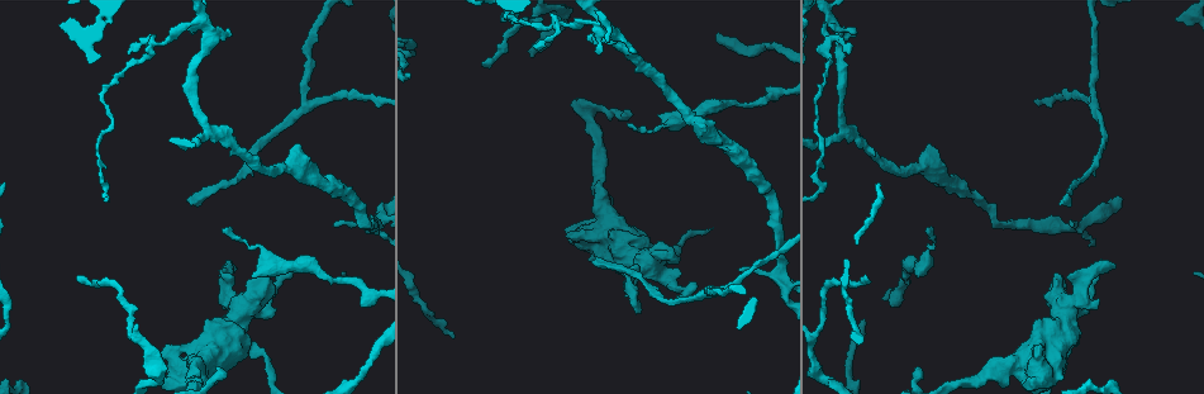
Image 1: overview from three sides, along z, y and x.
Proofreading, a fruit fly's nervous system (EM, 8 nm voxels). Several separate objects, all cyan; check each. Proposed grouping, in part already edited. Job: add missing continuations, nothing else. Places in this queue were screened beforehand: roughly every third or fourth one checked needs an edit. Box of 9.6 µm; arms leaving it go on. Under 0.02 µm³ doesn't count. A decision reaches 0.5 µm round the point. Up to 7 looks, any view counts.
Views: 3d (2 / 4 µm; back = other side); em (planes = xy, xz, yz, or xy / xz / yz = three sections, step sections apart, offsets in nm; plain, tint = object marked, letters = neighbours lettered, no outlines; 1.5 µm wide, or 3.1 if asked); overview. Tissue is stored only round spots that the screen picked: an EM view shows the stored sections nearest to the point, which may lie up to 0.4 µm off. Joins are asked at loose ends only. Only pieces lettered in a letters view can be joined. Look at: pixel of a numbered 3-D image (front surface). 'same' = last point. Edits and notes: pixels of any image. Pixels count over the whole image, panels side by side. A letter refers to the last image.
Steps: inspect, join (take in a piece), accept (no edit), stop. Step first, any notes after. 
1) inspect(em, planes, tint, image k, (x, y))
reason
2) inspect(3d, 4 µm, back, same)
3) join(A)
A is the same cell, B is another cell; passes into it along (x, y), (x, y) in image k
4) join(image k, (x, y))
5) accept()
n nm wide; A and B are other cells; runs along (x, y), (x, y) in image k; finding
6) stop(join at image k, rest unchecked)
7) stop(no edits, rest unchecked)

inspect(3d, 2 µm, image 1, (927, 231))
thin end

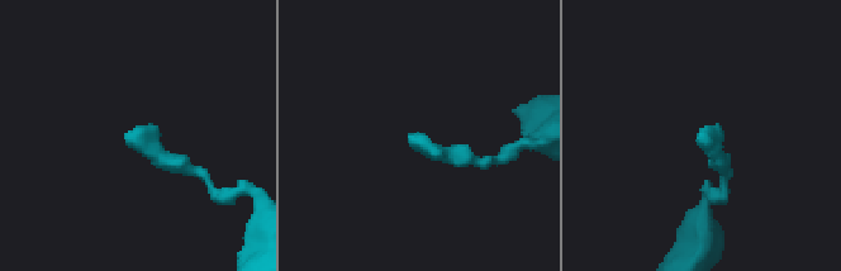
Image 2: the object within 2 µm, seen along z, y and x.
inspect(em, xz, step 8, letters, image 2, (125, 136))
need the tissue

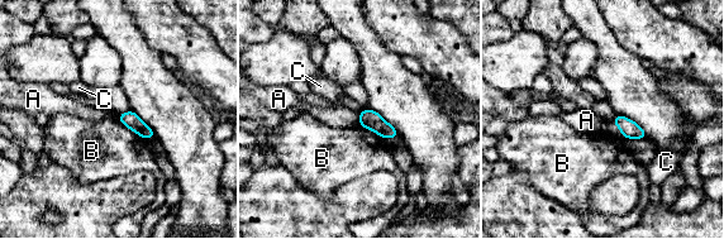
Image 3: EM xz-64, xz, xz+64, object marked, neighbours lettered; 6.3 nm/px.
accept()
A, B and C are other cells; border along (357, 114), (360, 124) in image 3; none of them fits

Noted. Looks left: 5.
inspect(em, xy, step 4, letters, image 1, (481, 64))
free end

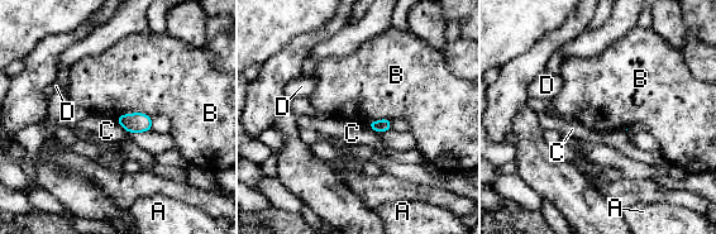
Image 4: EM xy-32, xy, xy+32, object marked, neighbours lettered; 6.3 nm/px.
accept()
A, B, C and D are other cells; border along (366, 125), (380, 133) in image 4; none of them fits

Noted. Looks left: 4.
inspect(em, planes, plain, image 1, (535, 44))
thin end

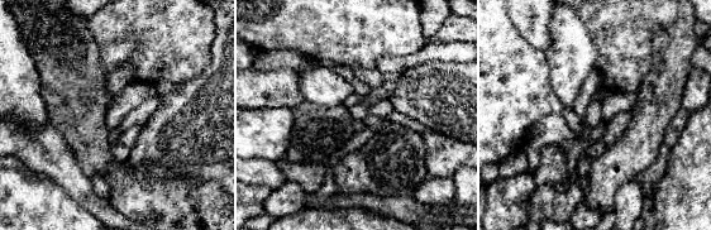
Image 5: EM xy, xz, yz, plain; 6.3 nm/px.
inspect(em, planes, letters, same)
what lies round it

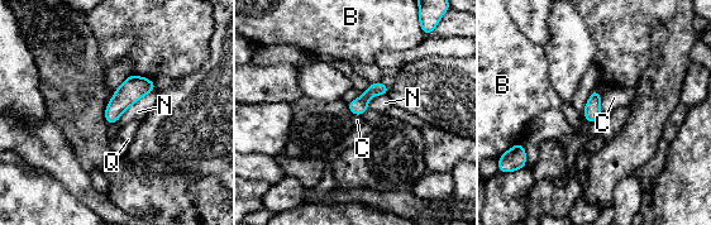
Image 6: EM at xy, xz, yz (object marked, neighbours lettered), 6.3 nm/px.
accept()
B, C, N and Q are other cells; border along (156, 87), (132, 104), (115, 121) in image 6; no lettered piece goes on from it

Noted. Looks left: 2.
stop(no edits, rest unchecked)

